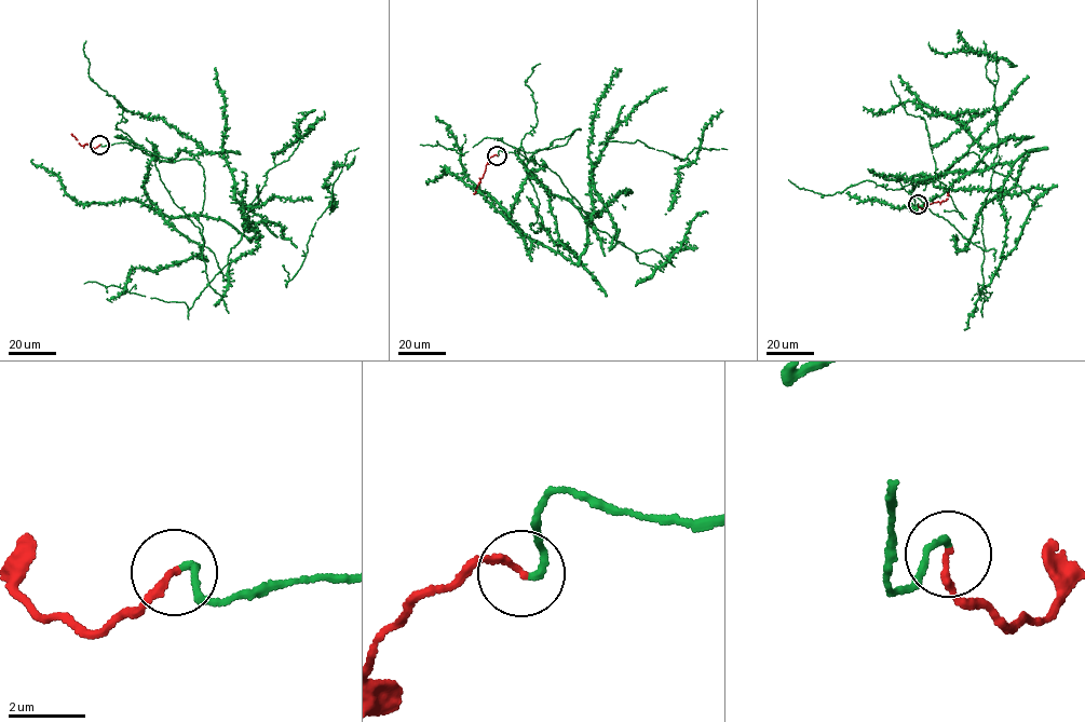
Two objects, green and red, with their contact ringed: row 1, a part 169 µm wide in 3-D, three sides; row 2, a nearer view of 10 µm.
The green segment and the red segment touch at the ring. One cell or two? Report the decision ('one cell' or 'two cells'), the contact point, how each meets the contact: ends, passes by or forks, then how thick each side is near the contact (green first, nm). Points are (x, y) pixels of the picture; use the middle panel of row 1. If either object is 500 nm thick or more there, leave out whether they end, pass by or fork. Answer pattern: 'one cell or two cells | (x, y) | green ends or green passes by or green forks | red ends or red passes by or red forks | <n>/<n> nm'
one cell | (497, 155) | green ends | red ends | 180/180 nm

